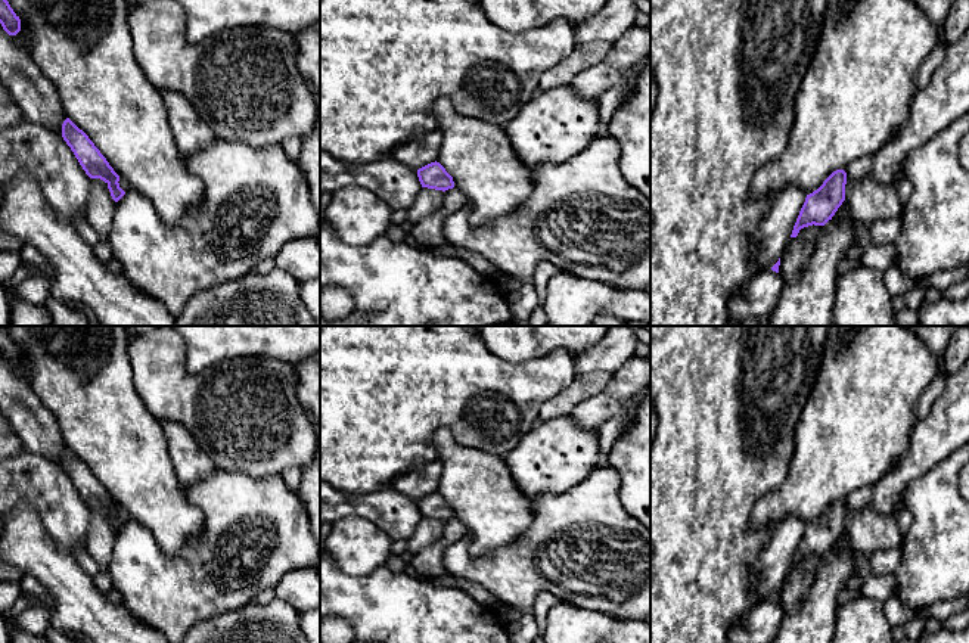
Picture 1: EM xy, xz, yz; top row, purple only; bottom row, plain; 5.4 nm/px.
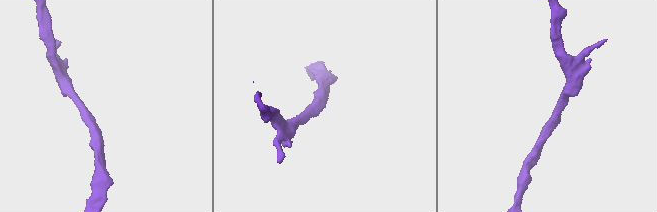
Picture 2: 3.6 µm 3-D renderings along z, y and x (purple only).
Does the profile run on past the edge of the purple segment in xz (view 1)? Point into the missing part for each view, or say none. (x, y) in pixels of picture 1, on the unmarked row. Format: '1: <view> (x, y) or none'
1: none

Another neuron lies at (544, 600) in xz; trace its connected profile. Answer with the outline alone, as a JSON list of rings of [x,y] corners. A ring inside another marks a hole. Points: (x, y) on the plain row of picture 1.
[[[541,591],[537,594],[534,605],[532,605],[532,618],[541,633],[546,630],[547,615],[550,609],[559,602],[560,599],[558,599],[549,591]]]

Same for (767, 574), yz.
[[[786,518],[771,531],[771,538],[751,569],[751,590],[758,602],[771,599],[780,588],[807,524]]]

